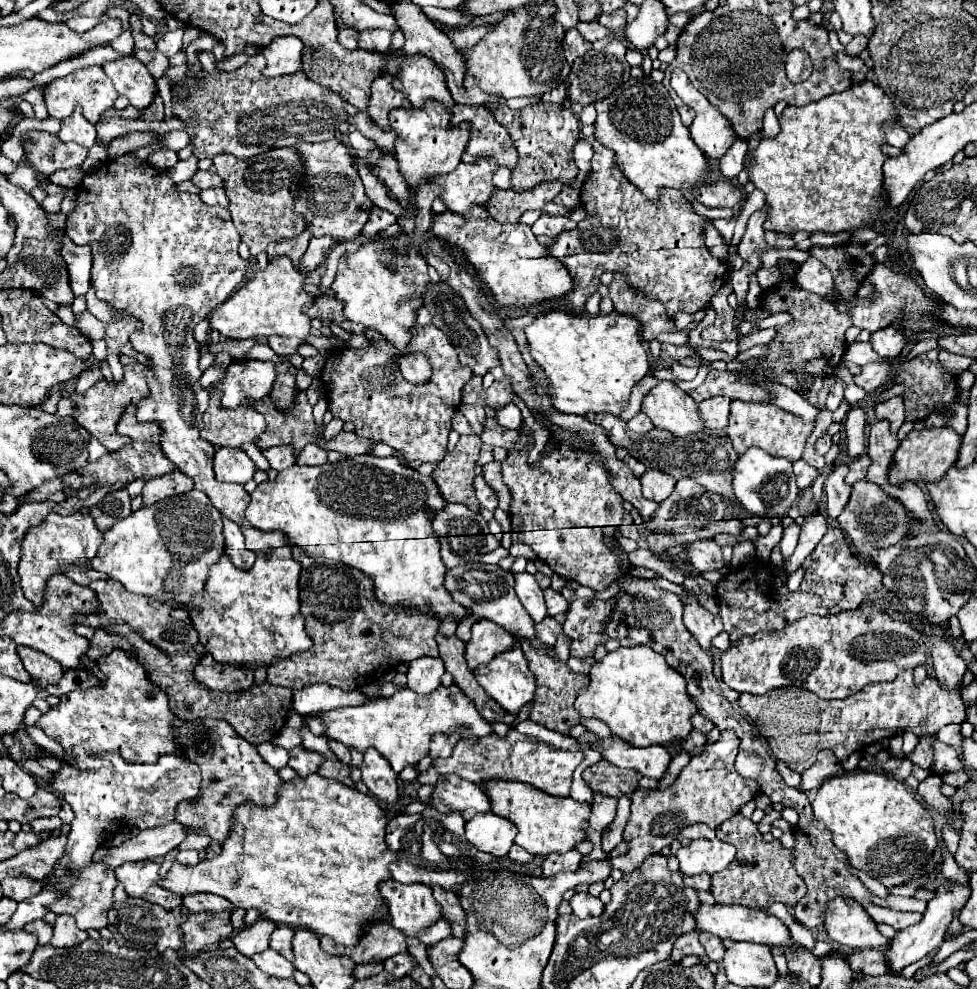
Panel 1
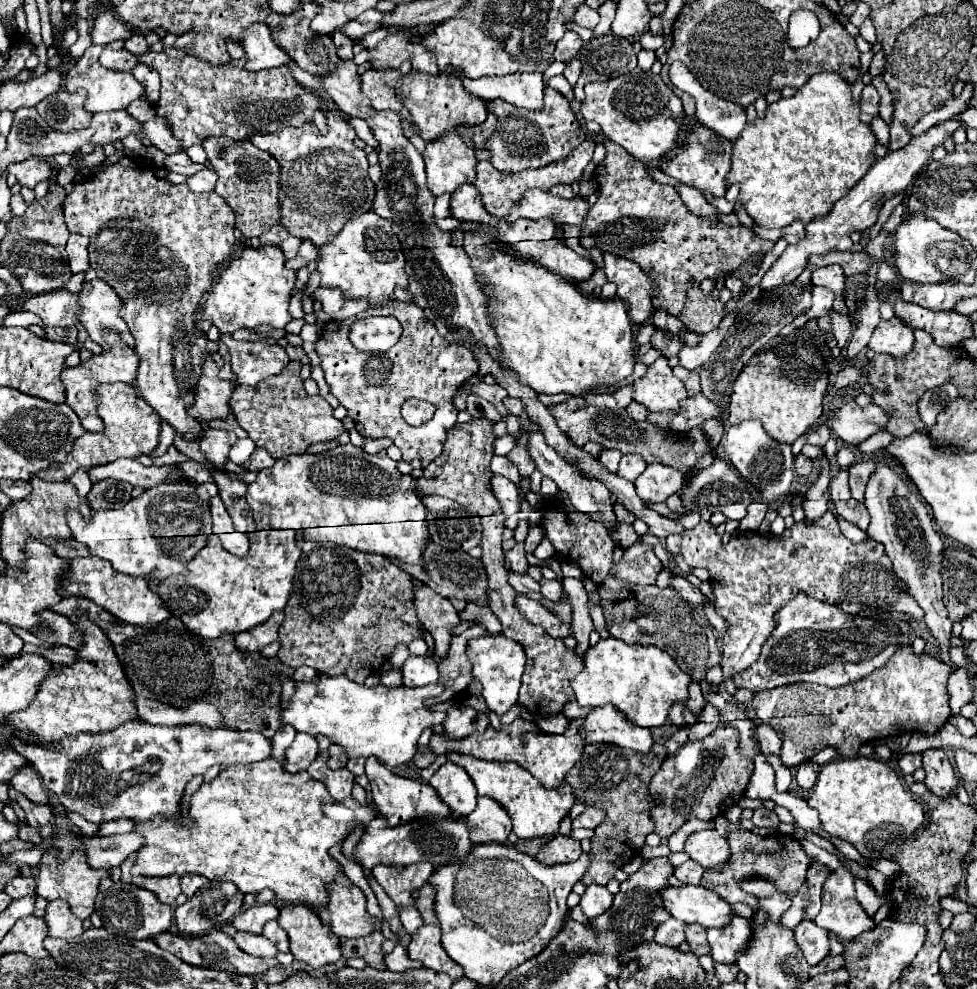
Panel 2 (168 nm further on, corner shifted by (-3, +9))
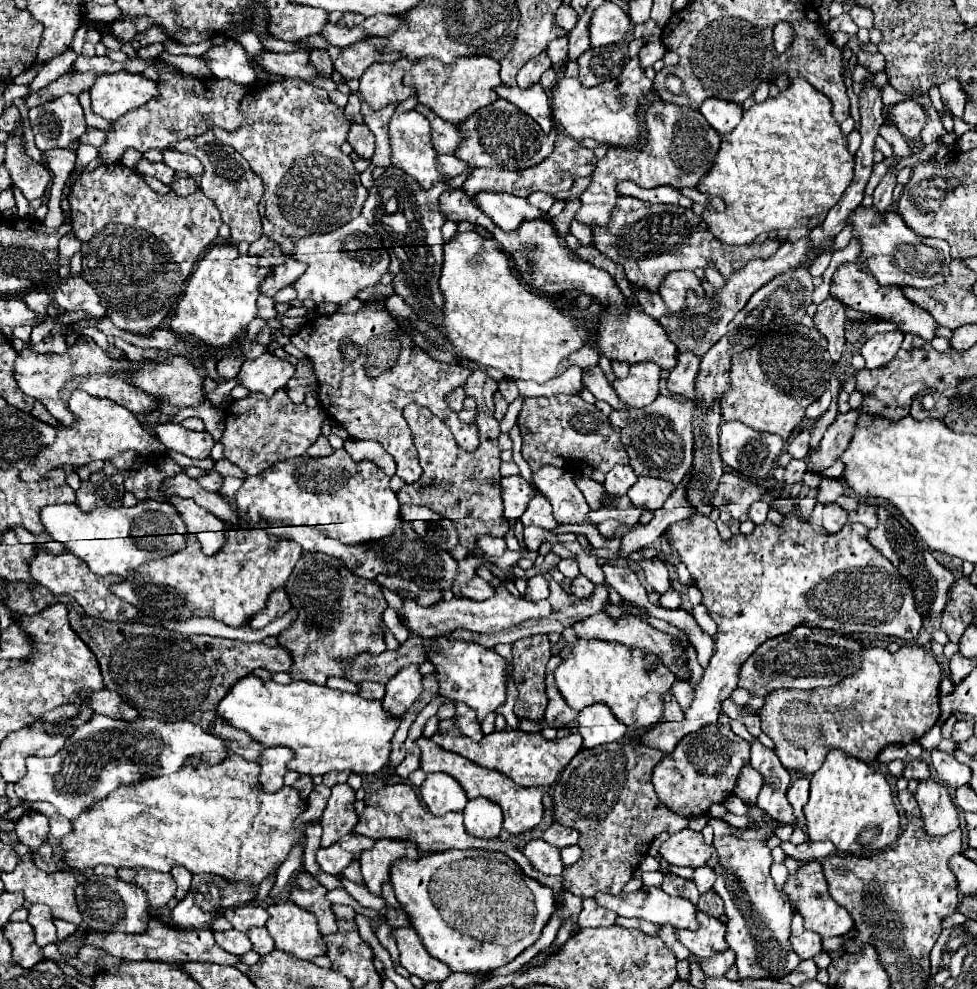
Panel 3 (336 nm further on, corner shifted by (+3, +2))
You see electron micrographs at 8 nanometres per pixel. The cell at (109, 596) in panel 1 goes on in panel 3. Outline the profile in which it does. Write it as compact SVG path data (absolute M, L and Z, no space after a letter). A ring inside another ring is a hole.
M38 549L36 555L28 561L28 567L30 567L30 575L32 575L34 581L48 587L56 595L62 595L62 593L72 595L76 599L76 603L90 617L100 617L100 619L106 619L106 621L132 621L132 619L138 619L142 615L136 607L132 607L124 599L118 599L110 591L110 585L116 583L116 581L122 581L122 577L118 577L118 575L106 575L106 577L94 575L86 567L86 563L82 563L82 559L70 555L70 551L66 551L62 555L54 555L54 553L46 553L46 551Z

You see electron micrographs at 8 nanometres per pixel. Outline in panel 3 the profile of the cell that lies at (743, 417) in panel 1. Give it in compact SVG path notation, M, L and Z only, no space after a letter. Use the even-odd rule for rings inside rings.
M788 325L760 337L750 349L732 355L730 389L722 395L722 419L738 419L756 431L770 431L784 439L804 419L804 409L830 383L832 359L826 337L804 325Z

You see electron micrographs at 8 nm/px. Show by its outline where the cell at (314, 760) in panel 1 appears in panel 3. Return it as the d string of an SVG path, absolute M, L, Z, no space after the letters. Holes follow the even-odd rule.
M272 747L264 751L264 763L260 767L258 785L266 793L274 793L284 787L284 775L286 775L286 763L290 761L290 749L286 747Z

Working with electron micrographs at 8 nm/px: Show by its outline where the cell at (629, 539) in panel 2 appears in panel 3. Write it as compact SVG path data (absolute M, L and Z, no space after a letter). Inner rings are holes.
M544 465L538 471L532 471L534 485L540 493L548 497L554 507L554 519L558 523L584 523L586 513L590 511L584 495L574 485L574 479L568 471Z

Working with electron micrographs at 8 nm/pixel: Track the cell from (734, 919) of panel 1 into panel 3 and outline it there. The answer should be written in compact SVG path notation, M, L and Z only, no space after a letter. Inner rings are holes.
M642 887L636 893L618 893L618 895L610 895L610 893L596 893L594 895L596 903L600 907L606 907L610 911L614 911L620 917L638 917L638 919L646 919L652 921L656 925L672 925L678 929L694 929L698 927L696 921L696 907L688 901L688 899L678 899L678 897L670 897L666 895L660 887Z

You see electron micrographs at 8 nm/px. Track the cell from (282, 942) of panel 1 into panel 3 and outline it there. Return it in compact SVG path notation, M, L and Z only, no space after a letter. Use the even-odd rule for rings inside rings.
M252 927L248 933L248 939L252 941L252 949L258 953L258 955L266 955L274 949L274 941L270 939L266 927Z

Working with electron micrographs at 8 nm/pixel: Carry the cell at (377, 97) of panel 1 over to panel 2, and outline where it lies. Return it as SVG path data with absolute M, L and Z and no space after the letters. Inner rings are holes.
M366 70L362 74L362 92L370 98L372 108L376 112L383 110L399 112L402 109L402 103L396 100L396 90L390 86L390 82L402 80L402 76L404 74L400 70L386 70L386 72Z

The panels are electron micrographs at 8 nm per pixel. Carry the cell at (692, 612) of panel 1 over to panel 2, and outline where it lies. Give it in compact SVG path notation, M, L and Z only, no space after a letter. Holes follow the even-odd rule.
M676 576L676 578L672 578L672 582L670 582L672 586L674 586L674 590L690 604L690 606L700 606L700 608L704 608L704 600L706 600L706 596L696 588L696 586L692 586L684 576Z

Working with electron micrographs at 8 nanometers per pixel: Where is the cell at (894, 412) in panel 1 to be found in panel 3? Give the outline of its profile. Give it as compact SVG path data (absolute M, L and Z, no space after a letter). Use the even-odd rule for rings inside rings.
M858 411L840 413L836 417L836 421L824 433L818 449L810 453L808 471L820 473L820 471L824 471L826 467L830 467L836 461L836 457L846 449L846 443L850 443L850 435L854 431L856 417L858 417Z

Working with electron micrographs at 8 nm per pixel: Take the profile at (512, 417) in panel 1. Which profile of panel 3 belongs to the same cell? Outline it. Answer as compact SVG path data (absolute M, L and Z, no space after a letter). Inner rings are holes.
M502 379L498 383L498 391L502 393L502 397L506 399L506 403L512 403L516 397L518 397L518 387L516 387L516 381L514 379Z

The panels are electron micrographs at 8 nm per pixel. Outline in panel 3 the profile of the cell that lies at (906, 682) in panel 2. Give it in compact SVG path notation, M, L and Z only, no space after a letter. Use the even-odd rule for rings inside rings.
M902 645L900 651L888 653L886 649L866 647L862 651L862 663L856 673L842 679L834 687L820 687L812 691L798 689L778 689L766 697L766 703L760 711L762 731L774 741L774 751L780 757L782 765L792 771L800 771L802 775L812 775L824 763L824 757L832 749L842 749L864 763L876 763L878 753L892 743L908 745L918 741L930 727L936 725L940 717L940 665L934 655L924 647Z

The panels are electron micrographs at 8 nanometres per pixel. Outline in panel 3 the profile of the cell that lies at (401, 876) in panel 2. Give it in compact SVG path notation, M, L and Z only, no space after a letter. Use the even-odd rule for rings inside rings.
M378 839L372 849L362 851L360 863L364 885L372 895L380 895L382 883L388 881L388 867L398 857L418 859L416 843L412 843L410 839Z

